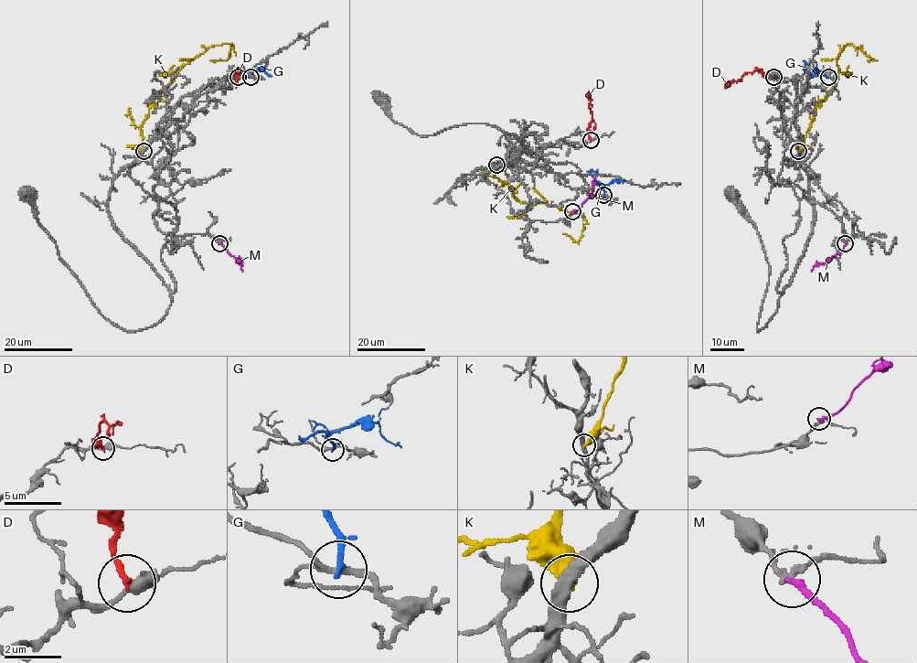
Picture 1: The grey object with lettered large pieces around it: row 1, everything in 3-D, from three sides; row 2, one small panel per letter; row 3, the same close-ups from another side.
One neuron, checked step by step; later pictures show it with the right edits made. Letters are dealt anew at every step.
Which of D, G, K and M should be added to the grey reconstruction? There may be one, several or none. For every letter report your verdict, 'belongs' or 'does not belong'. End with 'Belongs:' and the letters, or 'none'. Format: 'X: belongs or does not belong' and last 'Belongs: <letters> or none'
D: does not belong
G: does not belong
K: does not belong
M: belongs
Belongs: M

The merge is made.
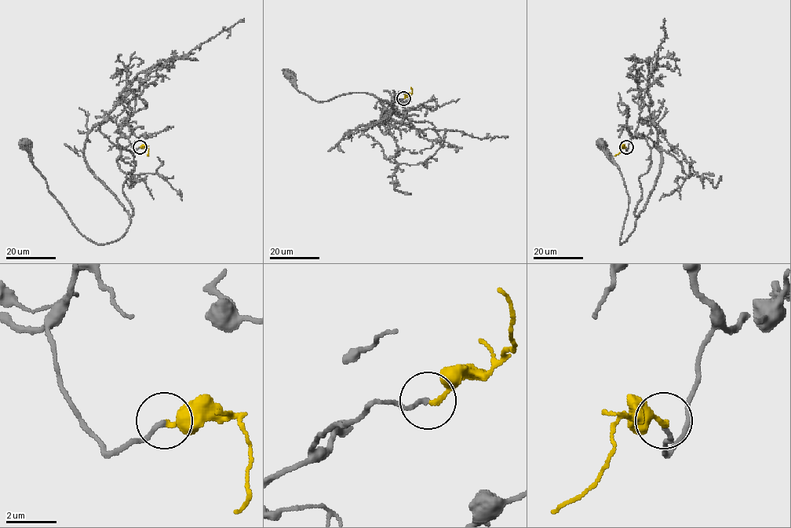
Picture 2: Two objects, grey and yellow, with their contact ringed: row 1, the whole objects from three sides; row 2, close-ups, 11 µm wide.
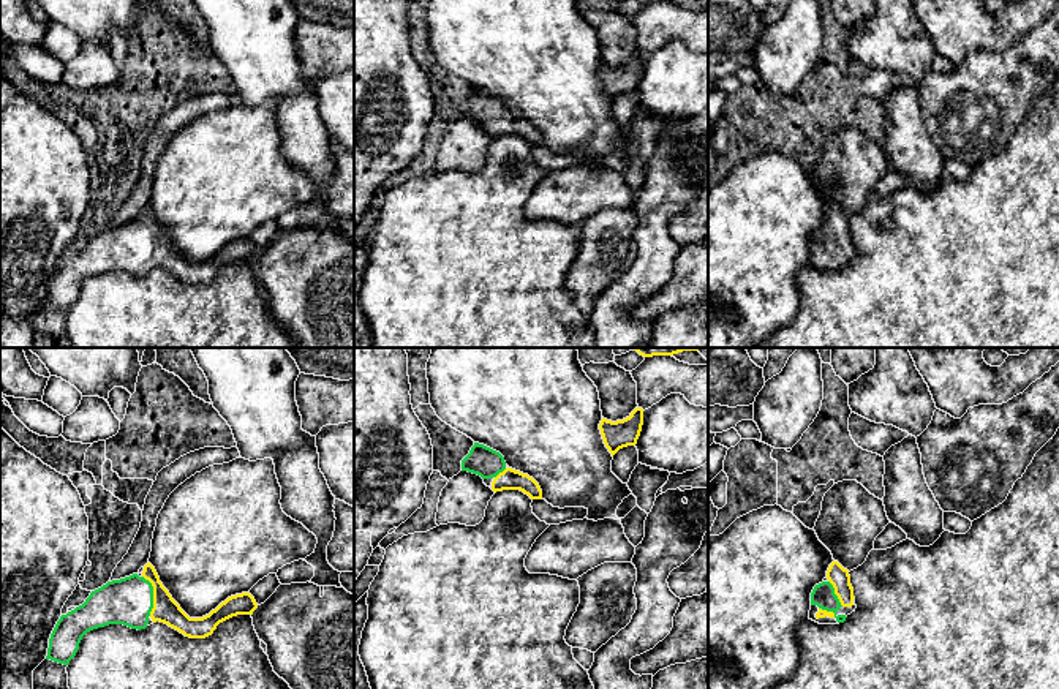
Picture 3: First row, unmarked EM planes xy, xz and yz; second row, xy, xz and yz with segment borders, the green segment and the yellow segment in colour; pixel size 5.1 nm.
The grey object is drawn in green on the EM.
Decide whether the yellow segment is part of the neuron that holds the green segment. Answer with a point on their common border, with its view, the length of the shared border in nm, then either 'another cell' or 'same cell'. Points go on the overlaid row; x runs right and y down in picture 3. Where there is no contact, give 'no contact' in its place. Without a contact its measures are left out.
meets green in xy at (152, 596); contact 220 nm long; same cell

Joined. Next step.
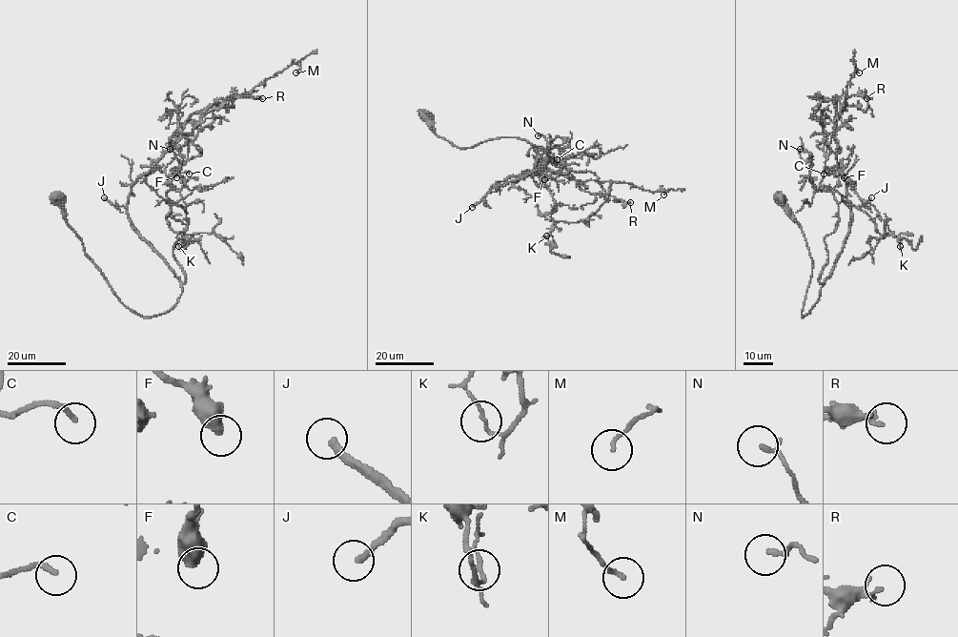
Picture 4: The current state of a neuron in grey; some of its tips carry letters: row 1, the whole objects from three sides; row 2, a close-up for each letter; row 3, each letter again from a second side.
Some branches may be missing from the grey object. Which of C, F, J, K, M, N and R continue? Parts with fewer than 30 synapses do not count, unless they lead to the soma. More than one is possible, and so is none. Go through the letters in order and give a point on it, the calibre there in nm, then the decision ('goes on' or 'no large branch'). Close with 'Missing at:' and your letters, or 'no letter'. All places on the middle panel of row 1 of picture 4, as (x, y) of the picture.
C: at (557, 159); 190 nm thick; no large branch
F: at (544, 179); 550 nm thick; no large branch
J: at (472, 207); 280 nm thick; goes on
K: at (546, 236); 100 nm thick; no large branch
M: at (663, 195); 100 nm thick; no large branch
N: at (538, 135); 170 nm thick; no large branch
R: at (630, 202); 130 nm thick; no large branch
Missing at: J

